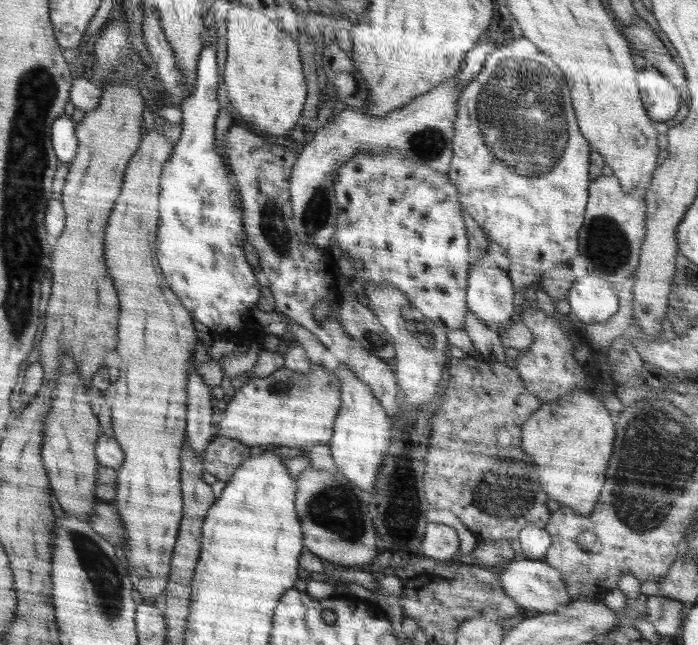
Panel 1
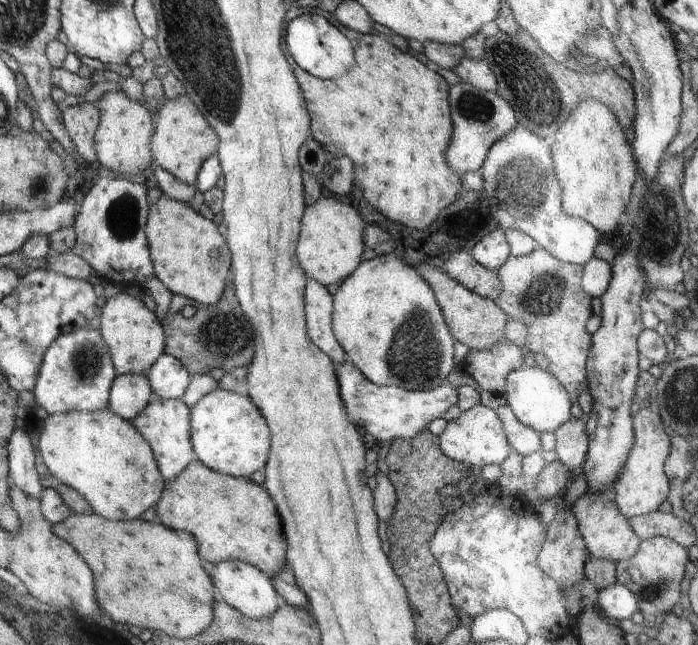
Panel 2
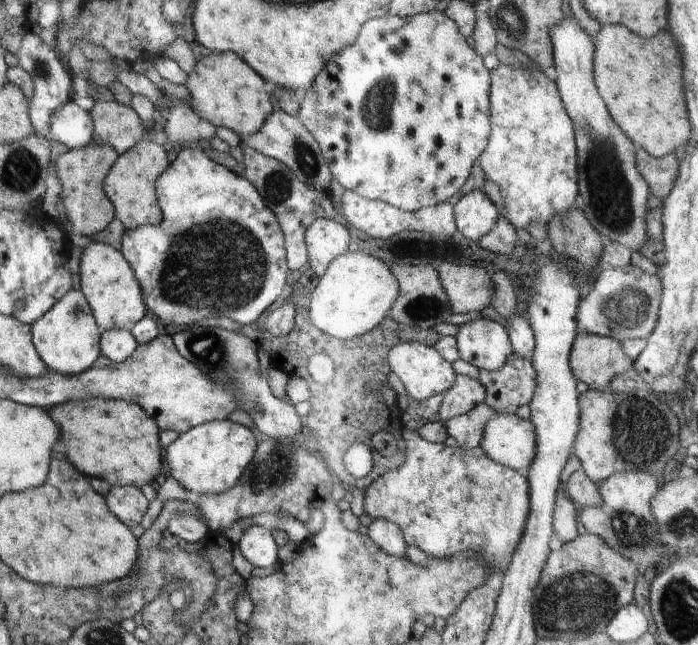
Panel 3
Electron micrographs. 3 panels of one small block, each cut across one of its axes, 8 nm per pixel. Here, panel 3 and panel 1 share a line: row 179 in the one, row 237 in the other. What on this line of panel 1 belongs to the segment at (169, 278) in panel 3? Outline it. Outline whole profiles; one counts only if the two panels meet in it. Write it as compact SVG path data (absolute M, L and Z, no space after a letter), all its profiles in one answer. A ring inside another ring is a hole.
M214 41L207 46L203 46L200 57L198 58L198 64L196 68L196 85L193 94L190 98L183 99L180 101L181 110L183 112L183 122L181 124L182 132L178 142L174 146L174 152L169 156L168 161L165 163L164 169L160 176L160 198L158 198L158 212L160 217L160 224L158 224L158 234L156 234L156 246L157 246L157 259L162 269L162 273L166 277L166 281L170 285L170 289L176 293L180 303L186 307L194 322L202 323L210 329L210 332L214 336L214 339L219 338L222 334L228 334L228 332L240 332L244 331L248 336L248 340L252 343L260 344L260 338L262 333L260 329L255 328L253 324L248 323L248 318L243 316L247 310L254 310L257 307L258 299L262 295L260 284L256 280L256 276L252 270L252 266L248 264L246 256L244 256L244 250L242 250L242 243L248 240L246 238L246 230L244 230L244 206L241 202L239 192L236 192L237 184L235 181L230 180L230 174L228 170L223 166L220 156L216 153L216 146L214 141L216 140L216 117L220 112L220 103L217 98L218 84L220 84L220 74L218 73L218 62L217 59L217 44Z

